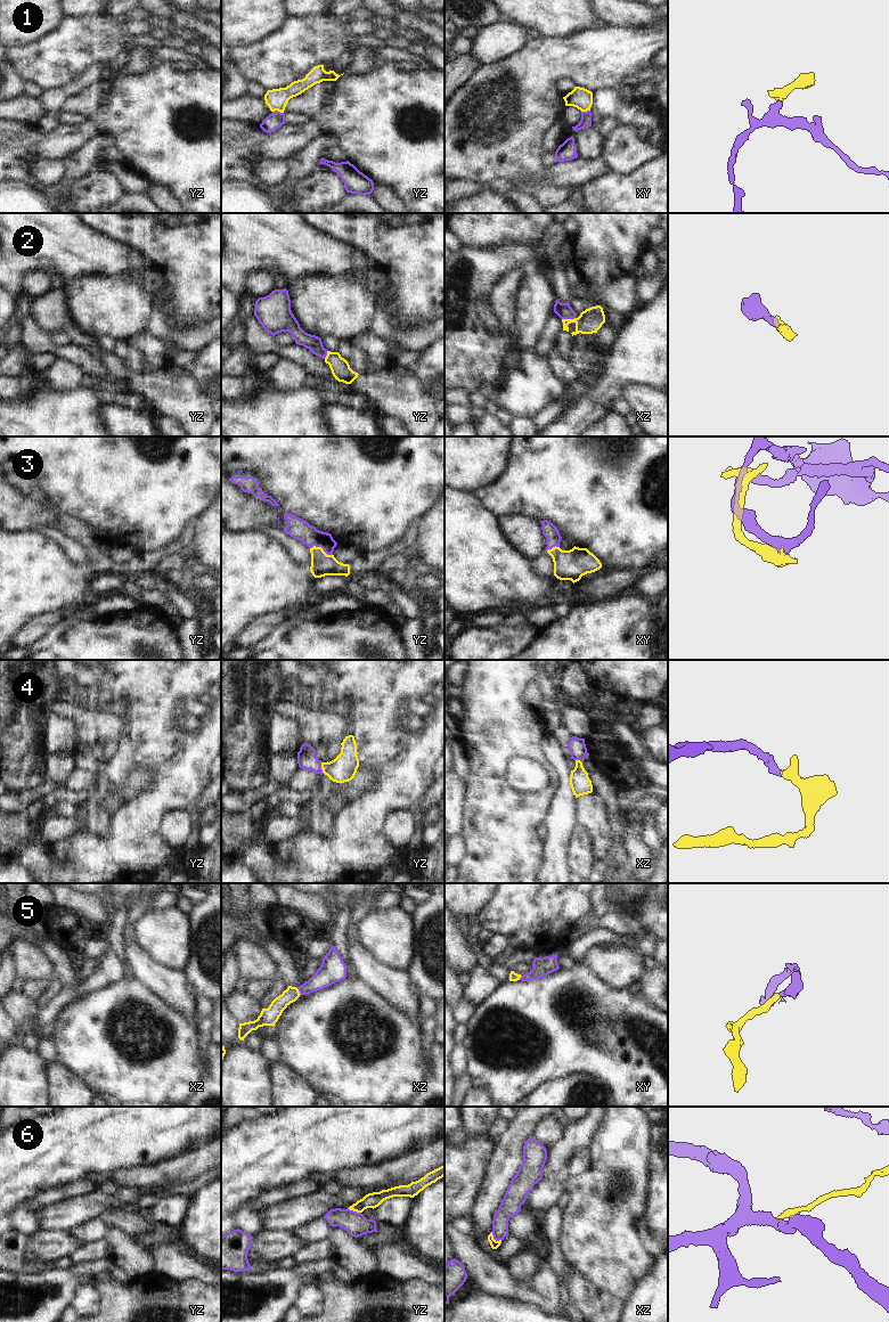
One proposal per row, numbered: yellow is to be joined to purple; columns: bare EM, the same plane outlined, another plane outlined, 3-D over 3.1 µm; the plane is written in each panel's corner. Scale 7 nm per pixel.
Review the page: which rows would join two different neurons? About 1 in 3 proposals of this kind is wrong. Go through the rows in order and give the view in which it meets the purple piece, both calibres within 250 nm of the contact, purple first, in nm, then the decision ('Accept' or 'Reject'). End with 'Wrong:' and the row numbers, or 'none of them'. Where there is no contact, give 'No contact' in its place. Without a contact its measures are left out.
1: Touches purple in yz. Thickness 110 nm (purple) against 150 nm. Accept
2: Touches purple in xz. Thickness 110 nm (purple) against 170 nm. Accept
3: Touches purple in yz. Thickness 140 nm (purple) against 160 nm. Accept
4: Touches purple in yz. Thickness 140 nm (purple) against 190 nm. Accept
5: Touches purple in xz. Thickness 160 nm (purple) against 110 nm. Accept
6: Touches purple in xz. Thickness 130 nm (purple) against 60 nm. Reject
Wrong: 6

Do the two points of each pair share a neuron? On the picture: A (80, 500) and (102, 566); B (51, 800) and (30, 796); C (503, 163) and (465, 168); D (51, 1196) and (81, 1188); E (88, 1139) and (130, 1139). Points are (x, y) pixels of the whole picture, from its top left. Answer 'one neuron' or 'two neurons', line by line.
A: two neurons
B: two neurons
C: one neuron
D: one neuron
E: one neuron

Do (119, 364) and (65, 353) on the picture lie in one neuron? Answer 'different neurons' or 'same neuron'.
different neurons

